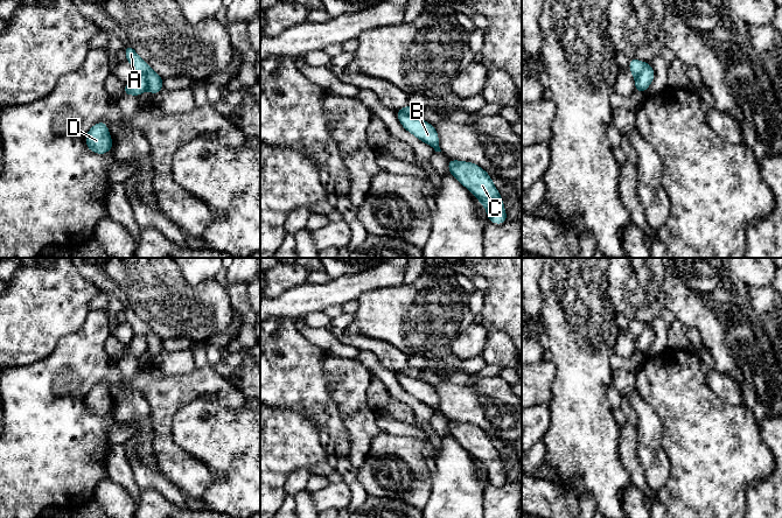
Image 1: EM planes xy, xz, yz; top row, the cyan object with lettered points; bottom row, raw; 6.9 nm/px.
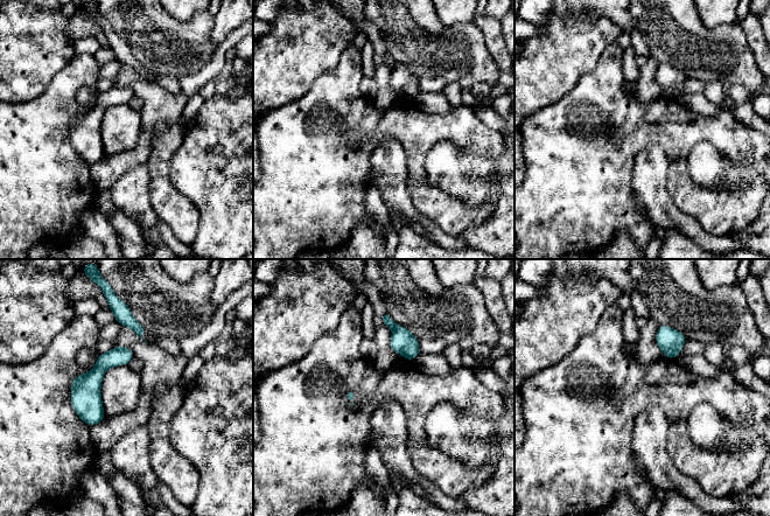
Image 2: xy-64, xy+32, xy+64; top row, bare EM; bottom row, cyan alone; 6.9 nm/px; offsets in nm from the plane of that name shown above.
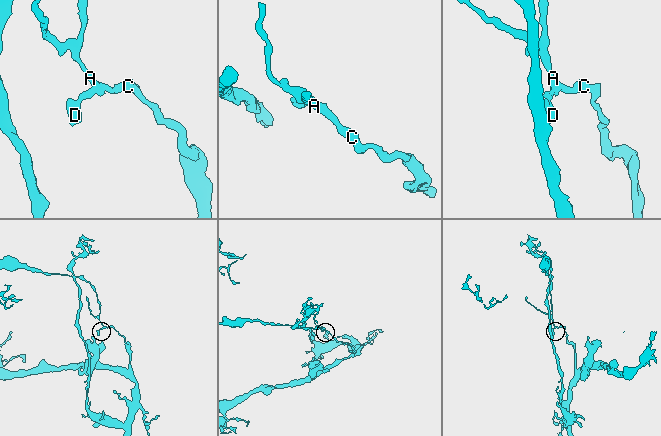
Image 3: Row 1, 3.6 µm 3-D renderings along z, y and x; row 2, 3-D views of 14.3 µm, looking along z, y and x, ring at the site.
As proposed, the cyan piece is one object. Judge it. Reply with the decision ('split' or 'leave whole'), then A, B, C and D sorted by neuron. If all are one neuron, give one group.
split; groups A / B C D

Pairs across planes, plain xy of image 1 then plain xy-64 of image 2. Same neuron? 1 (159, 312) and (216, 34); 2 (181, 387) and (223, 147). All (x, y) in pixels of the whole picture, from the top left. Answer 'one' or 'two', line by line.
1: two
2: two

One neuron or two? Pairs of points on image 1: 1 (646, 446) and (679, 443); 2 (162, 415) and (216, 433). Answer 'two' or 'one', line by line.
1: two
2: two

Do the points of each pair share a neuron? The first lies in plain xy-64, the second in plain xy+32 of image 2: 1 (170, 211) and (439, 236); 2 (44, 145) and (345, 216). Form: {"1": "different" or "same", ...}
{"1": "different", "2": "same"}

